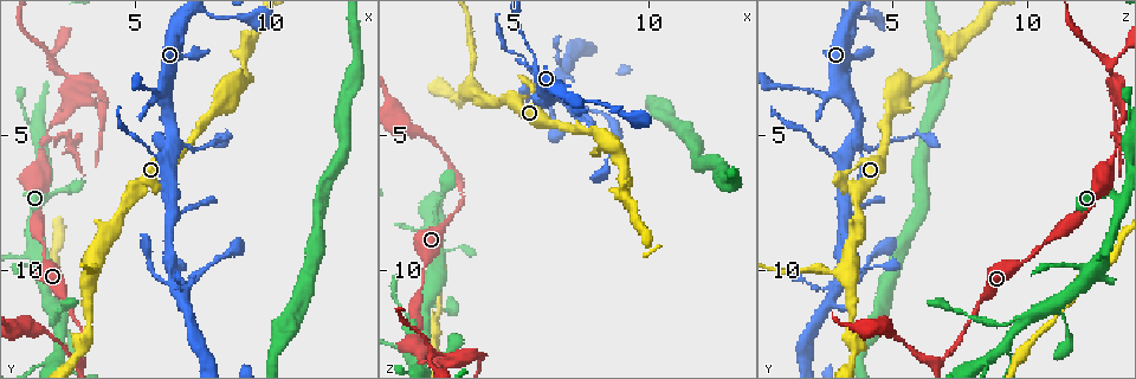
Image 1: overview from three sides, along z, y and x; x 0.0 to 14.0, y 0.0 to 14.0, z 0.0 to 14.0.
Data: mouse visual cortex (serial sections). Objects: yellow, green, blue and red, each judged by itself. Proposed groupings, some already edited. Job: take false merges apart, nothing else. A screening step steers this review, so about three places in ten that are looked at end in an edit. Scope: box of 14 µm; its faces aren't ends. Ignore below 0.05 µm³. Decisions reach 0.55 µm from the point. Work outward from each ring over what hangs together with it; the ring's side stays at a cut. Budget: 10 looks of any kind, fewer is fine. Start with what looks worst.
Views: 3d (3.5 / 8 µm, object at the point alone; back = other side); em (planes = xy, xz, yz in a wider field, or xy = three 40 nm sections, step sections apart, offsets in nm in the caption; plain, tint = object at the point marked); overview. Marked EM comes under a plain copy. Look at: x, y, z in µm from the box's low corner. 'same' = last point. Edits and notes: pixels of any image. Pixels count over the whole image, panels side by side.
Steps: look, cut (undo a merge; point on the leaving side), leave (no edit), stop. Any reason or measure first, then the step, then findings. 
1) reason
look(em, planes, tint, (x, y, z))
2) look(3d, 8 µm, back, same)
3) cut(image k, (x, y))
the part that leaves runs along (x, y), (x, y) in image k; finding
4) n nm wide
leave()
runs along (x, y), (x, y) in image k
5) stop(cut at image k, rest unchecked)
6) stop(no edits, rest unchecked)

calibre changes
look(3d, 3.5 µm, back, (5.7, 5.8, 2.7))

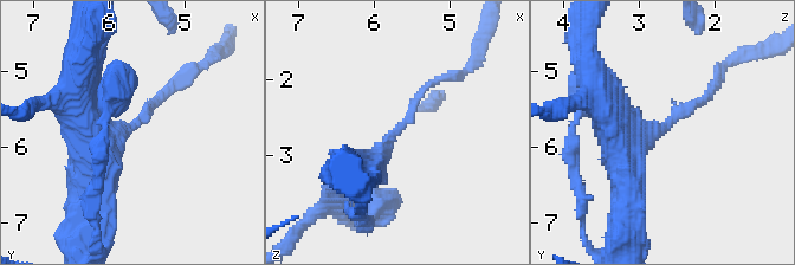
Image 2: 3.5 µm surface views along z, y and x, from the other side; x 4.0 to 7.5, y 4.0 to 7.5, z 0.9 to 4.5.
arms of 100, 450 nm
look(em, xy, step 1, tint, (5.65, 5.70, 2.65))

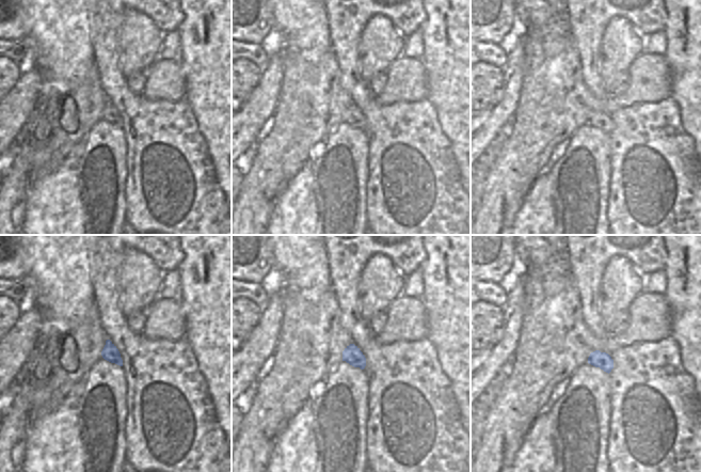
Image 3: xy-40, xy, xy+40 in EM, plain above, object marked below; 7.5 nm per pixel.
cut(image 2, (696, 103))
the part that leaves runs along (669, 123), (717, 88), (725, 65) in image 2; two cells meet here

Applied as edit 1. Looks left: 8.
abrupt turn
look(3d, 3.5 µm, (5.8, 3.5, 2.6))

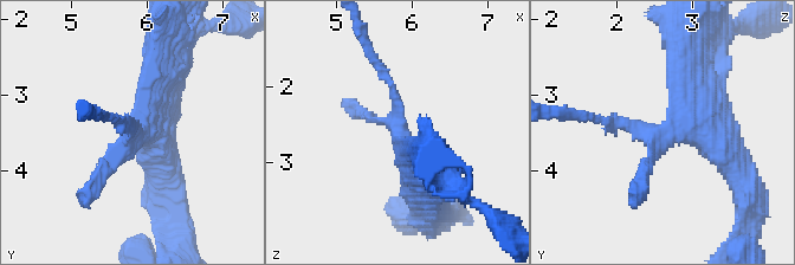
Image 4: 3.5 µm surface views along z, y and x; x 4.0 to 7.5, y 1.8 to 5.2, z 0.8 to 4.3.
look(em, planes, tint, (5.80, 3.55, 2.50))

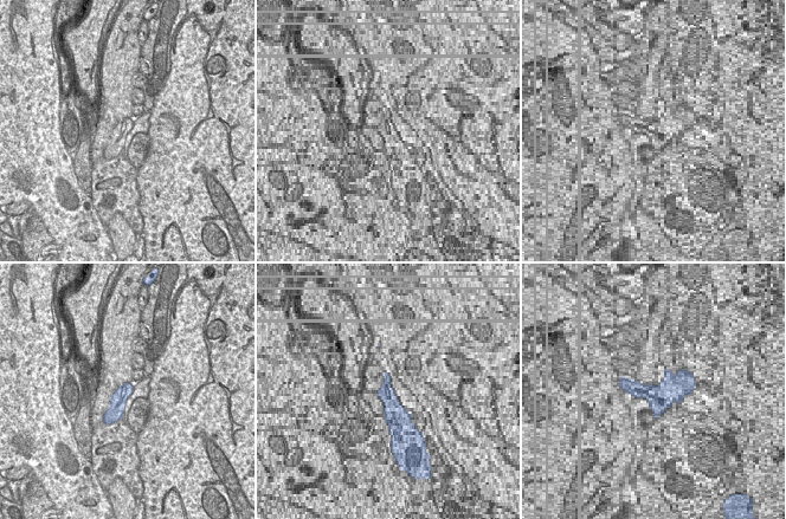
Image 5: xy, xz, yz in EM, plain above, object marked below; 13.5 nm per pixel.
another direction
look(em, xy, step 1, tint, same)

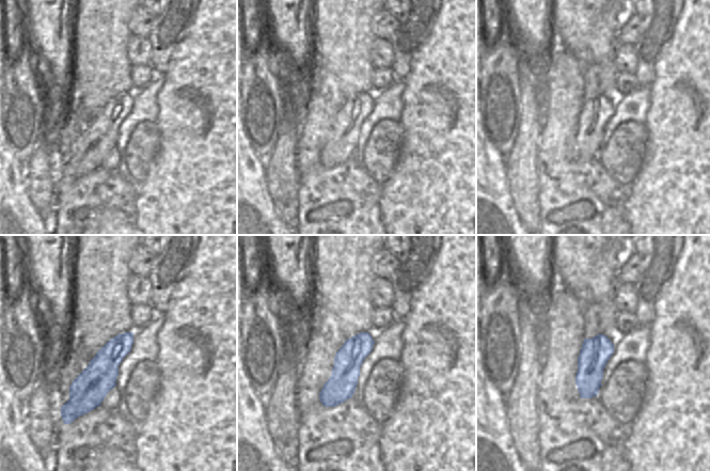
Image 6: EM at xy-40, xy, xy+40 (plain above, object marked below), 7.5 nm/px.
leave()
runs along (425, 161), (374, 58) in image 4; continuous, no second cell

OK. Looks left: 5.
four-way junction
look(3d, 3.5 µm, (1.6, 7.2, 13.1))

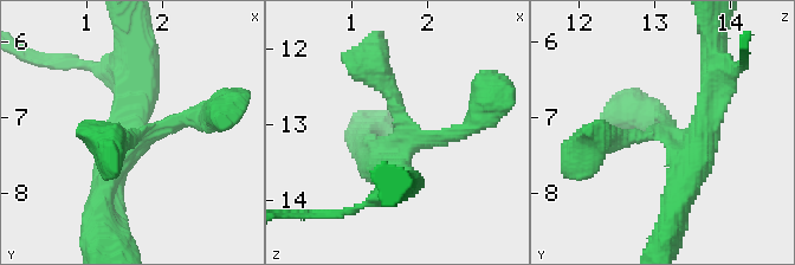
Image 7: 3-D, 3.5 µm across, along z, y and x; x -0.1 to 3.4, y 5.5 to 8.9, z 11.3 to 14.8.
look(em, xy, step 3, tint, (1.70, 7.25, 13.15))

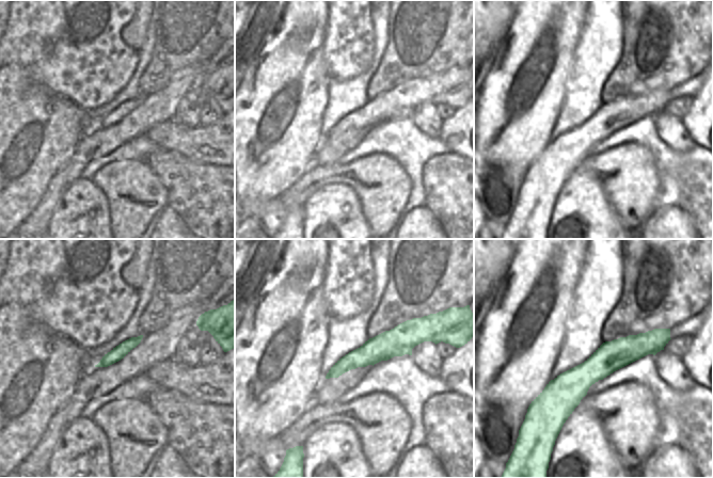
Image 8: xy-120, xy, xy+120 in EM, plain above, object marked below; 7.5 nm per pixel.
4 arms; arms of 250, 300, 400, 400 nm
leave()
runs along (660, 339), (539, 400) in image 8; all the same cell

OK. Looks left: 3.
arms part here
look(em, xy, step 2, tint, (2.0, 11.8, 10.0))

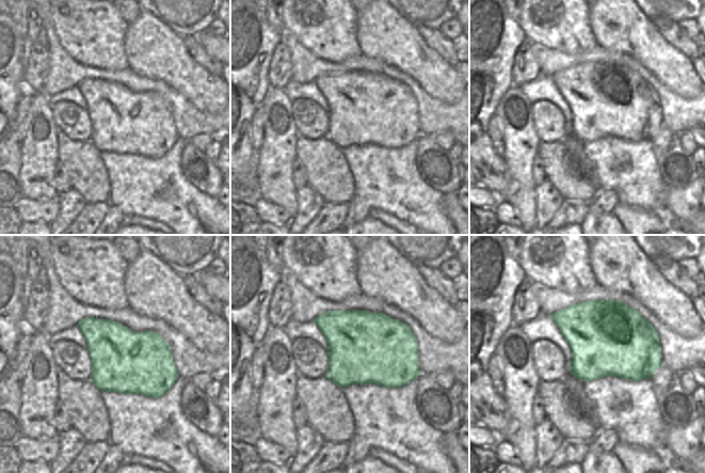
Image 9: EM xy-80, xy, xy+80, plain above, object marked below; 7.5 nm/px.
look(3d, 3.5 µm, same)

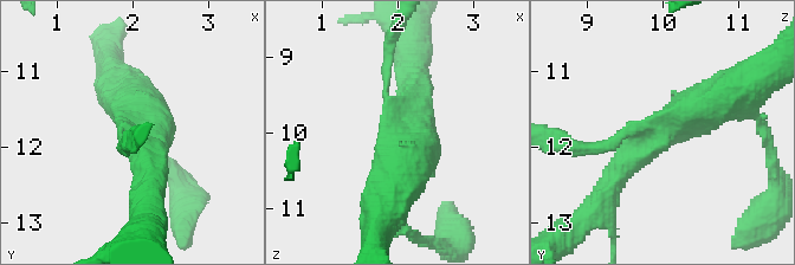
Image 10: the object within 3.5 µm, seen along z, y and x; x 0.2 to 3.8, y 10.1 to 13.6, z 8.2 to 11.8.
leave()
runs along (724, 98), (666, 123), (612, 186) in image 10; all the same cell

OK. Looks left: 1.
stop(cut at image 2, rest unchecked)

